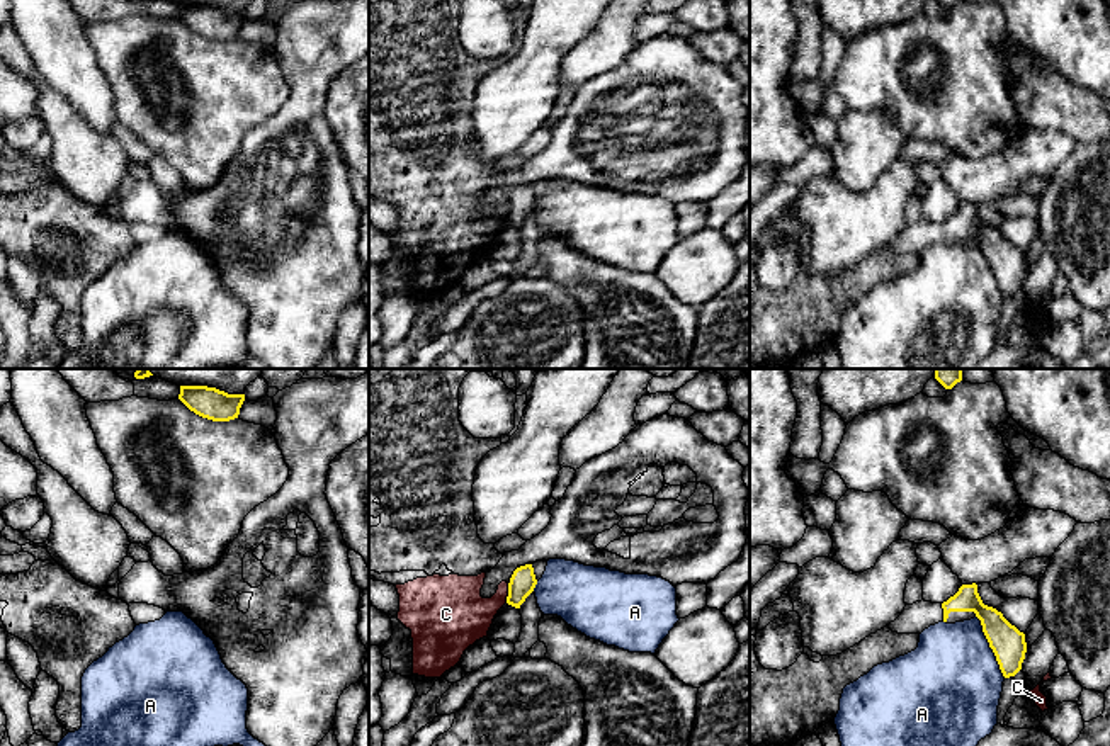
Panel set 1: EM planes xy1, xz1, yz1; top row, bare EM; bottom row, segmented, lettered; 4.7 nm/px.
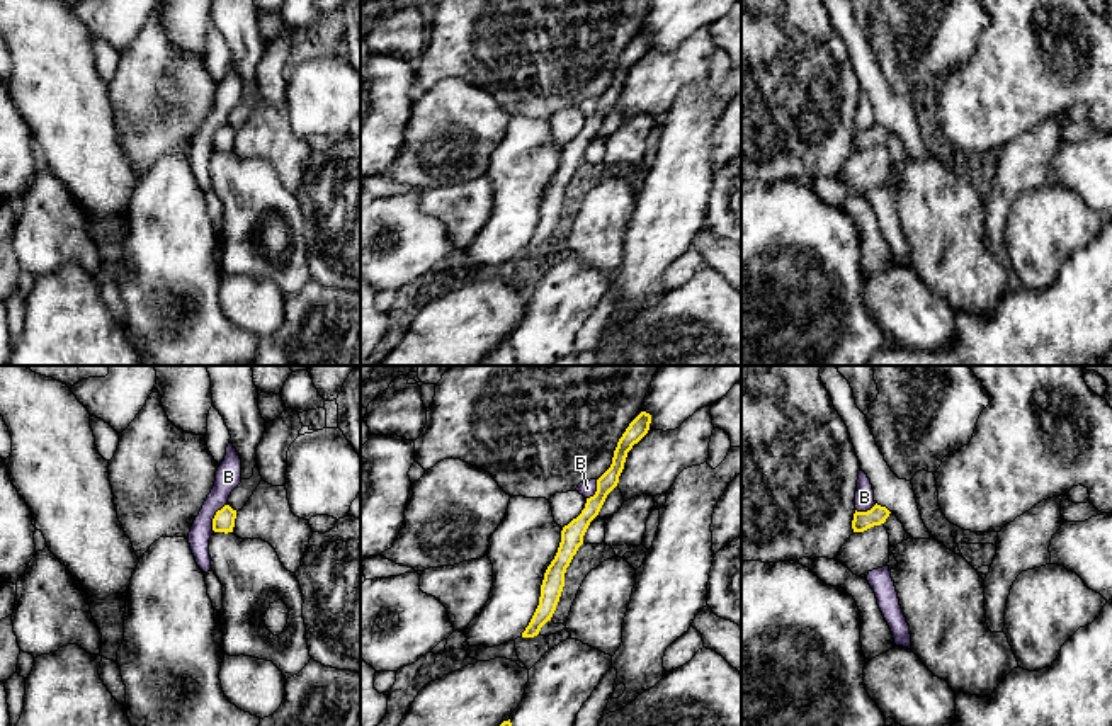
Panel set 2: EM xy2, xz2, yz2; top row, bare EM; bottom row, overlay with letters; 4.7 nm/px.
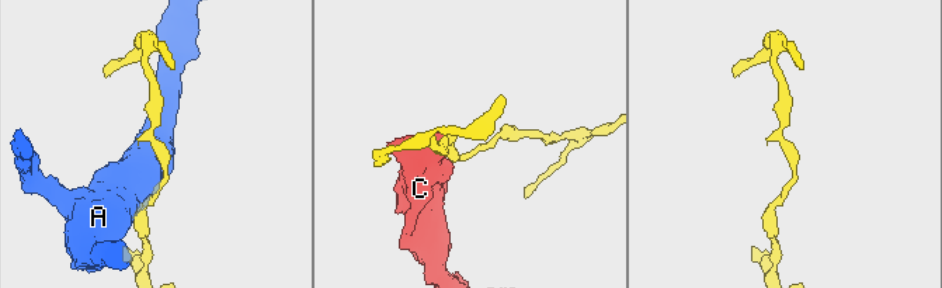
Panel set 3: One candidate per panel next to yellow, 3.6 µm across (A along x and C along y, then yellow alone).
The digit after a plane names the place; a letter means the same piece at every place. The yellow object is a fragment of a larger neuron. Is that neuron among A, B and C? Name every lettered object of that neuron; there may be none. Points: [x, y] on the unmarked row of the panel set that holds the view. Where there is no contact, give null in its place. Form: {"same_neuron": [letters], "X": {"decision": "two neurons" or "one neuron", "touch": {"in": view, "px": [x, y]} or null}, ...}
{"same_neuron": [], "A": {"decision": "two neurons", "touch": {"in": "yz1", "px": [990, 265]}}, "B": {"decision": "two neurons", "touch": {"in": "xy2", "px": [215, 136]}}, "C": {"decision": "two neurons", "touch": {"in": "xz1", "px": [509, 213]}}}

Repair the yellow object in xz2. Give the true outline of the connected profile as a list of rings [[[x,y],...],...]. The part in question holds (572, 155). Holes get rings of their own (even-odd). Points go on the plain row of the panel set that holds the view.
[[[641,31],[629,43],[629,46],[617,61],[610,87],[597,99],[595,114],[587,117],[582,133],[563,146],[558,172],[544,192],[539,224],[529,245],[522,252],[522,257],[537,255],[541,247],[547,240],[551,240],[565,206],[566,187],[570,185],[578,167],[583,163],[583,155],[590,141],[599,134],[607,114],[617,105],[627,71],[648,53],[650,43],[651,34],[646,31]]]

